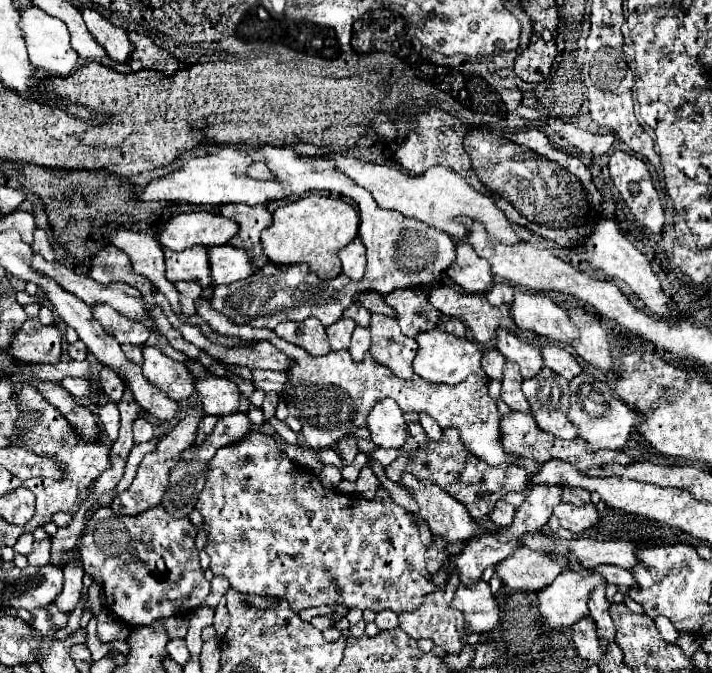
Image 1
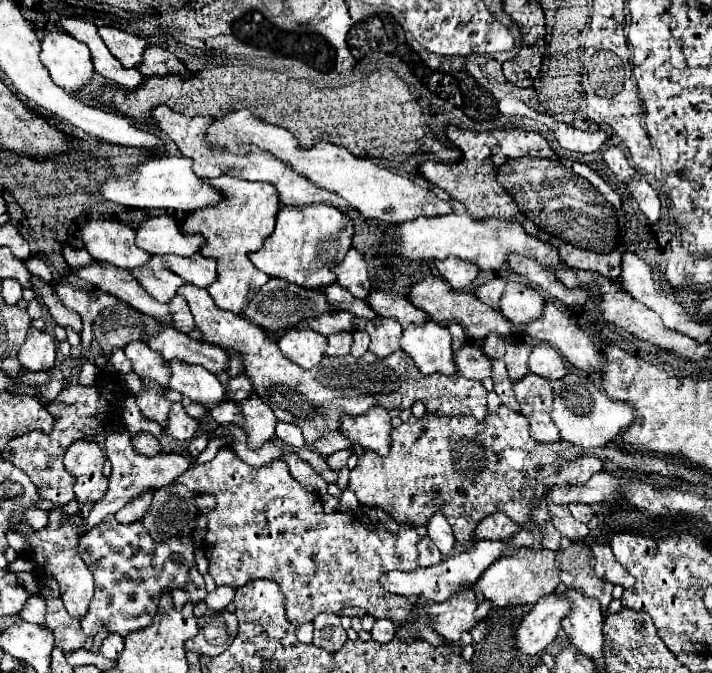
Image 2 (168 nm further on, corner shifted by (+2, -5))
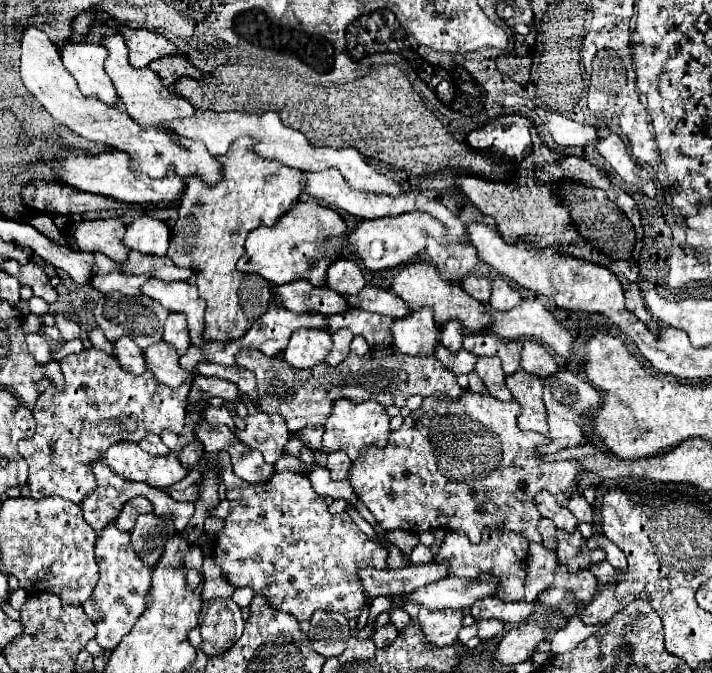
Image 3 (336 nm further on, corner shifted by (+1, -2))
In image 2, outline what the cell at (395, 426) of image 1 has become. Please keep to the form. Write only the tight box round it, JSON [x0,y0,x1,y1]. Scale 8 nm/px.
[341,405,391,455]

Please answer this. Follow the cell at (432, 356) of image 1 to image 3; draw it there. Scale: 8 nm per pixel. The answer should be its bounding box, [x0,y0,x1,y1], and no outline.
[390,306,440,356]

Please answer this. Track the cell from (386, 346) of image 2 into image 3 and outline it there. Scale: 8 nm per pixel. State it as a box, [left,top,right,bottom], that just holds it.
[326,310,392,348]

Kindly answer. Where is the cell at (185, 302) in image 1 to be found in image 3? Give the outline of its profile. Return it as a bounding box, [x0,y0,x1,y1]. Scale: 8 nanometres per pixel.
[162,312,190,356]

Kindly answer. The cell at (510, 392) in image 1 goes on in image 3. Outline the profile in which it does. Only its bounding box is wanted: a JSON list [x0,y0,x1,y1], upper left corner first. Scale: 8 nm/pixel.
[474,356,512,402]

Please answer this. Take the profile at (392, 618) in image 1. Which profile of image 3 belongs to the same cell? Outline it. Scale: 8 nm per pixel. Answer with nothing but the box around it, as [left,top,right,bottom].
[372,624,398,648]

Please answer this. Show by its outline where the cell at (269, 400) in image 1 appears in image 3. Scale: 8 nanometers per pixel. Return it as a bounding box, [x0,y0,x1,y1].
[236,398,290,464]

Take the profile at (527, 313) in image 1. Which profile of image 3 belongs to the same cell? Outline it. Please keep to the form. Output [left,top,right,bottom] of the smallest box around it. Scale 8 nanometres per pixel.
[490,278,524,310]

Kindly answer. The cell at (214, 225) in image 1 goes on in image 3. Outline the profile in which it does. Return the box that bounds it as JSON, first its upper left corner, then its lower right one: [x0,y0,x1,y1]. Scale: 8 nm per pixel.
[124,216,168,256]

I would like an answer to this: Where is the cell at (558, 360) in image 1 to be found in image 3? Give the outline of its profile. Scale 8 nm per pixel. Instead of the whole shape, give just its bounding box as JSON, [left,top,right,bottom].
[520,340,558,378]

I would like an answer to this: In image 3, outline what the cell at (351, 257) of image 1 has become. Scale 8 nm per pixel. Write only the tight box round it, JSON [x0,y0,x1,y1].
[326,260,366,294]

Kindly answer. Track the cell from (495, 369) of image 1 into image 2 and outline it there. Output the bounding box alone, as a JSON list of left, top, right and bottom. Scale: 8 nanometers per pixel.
[455,345,491,379]

